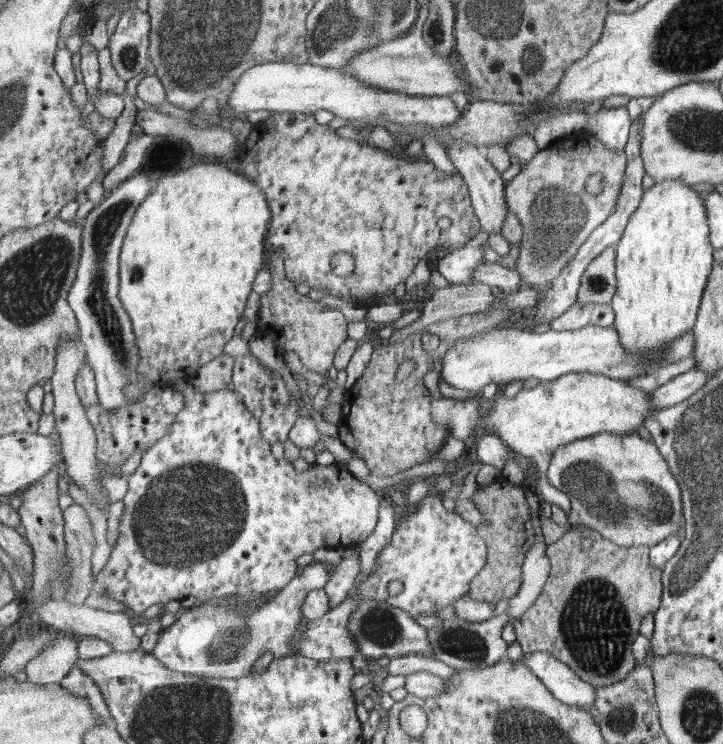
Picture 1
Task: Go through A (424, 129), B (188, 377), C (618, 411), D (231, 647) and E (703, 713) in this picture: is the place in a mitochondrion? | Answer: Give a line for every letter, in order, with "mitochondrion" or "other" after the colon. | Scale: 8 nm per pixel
A: other
B: other
C: other
D: mitochondrion
E: mitochondrion

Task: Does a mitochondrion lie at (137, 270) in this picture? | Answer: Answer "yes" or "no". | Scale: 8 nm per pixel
yes

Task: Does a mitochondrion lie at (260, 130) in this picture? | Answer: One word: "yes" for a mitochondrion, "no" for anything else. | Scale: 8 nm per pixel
no

